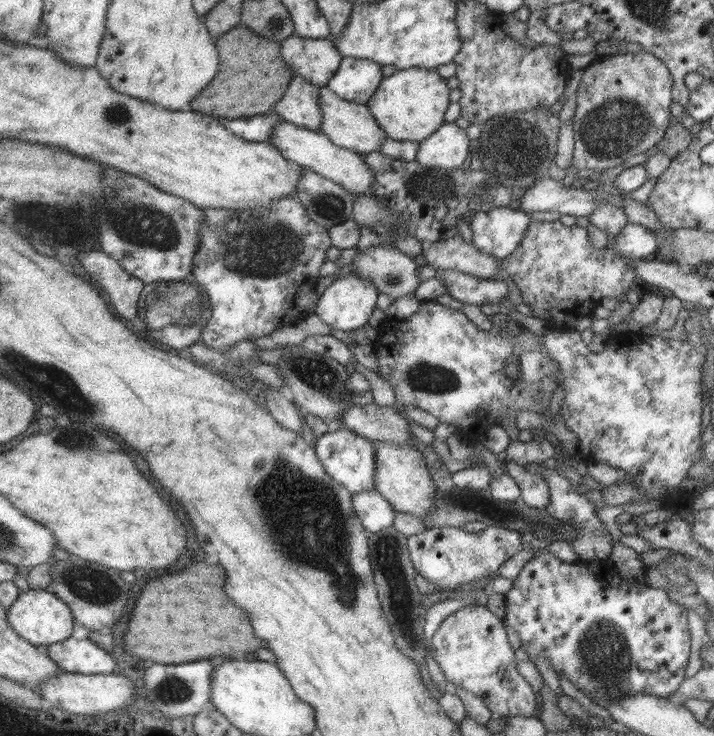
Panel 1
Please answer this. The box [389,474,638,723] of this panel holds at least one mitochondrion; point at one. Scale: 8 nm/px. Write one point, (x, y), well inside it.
(602, 650)

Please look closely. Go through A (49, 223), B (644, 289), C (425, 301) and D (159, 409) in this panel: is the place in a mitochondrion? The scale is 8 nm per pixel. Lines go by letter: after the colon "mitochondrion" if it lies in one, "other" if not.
A: mitochondrion
B: other
C: other
D: other

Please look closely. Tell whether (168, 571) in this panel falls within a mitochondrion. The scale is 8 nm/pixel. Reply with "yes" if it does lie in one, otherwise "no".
no

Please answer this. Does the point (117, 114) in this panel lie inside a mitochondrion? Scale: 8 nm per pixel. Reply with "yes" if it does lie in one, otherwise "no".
yes

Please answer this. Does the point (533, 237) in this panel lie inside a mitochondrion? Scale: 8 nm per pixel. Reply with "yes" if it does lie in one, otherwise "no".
no

